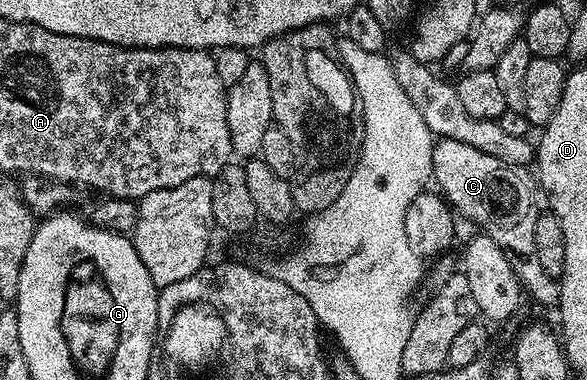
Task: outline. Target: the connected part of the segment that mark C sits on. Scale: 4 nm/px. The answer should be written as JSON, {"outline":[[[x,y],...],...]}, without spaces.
{"outline":[[[441,137],[432,147],[432,181],[455,212],[466,215],[466,219],[474,219],[483,236],[494,239],[494,243],[511,255],[508,262],[514,267],[514,275],[527,296],[529,293],[542,305],[559,304],[559,280],[542,271],[538,251],[534,251],[538,181],[529,166],[506,163],[478,151],[478,147],[470,147],[470,143]]]}

